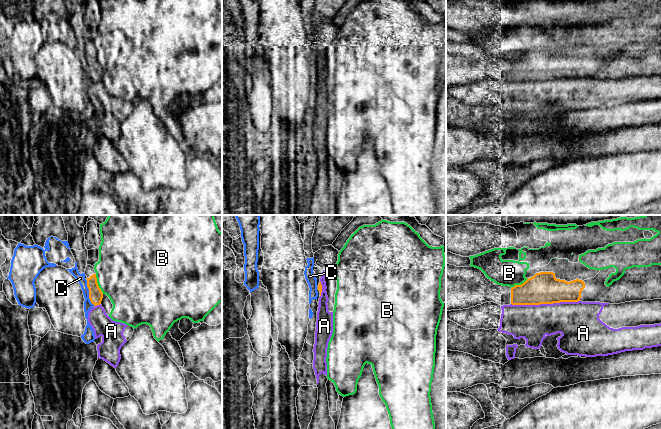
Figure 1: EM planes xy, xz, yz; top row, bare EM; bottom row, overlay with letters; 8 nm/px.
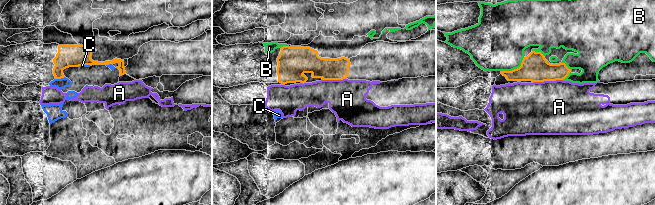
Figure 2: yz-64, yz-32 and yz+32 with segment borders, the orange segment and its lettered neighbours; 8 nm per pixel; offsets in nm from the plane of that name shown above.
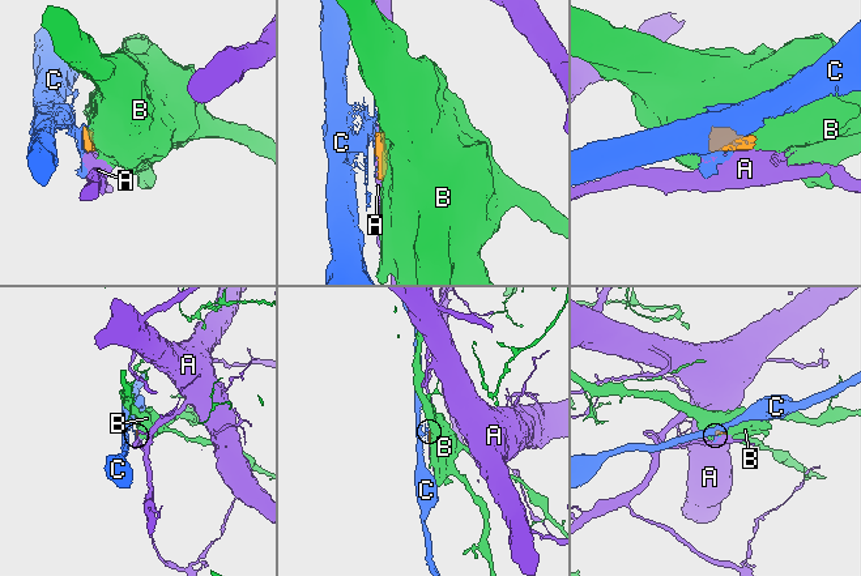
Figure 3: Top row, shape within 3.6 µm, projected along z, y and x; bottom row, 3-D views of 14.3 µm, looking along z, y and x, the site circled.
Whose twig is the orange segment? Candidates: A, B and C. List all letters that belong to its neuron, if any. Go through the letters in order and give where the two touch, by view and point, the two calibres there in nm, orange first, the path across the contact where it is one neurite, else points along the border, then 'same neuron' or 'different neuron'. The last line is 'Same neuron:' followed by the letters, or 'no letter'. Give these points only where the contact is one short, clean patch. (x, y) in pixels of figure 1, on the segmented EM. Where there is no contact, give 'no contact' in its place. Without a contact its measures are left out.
A: meets orange in yz at (545, 303); 260 nm thick on the orange side, 280 nm on the other; different neuron
B: meets orange in xy at (97, 284); 110 nm thick on the orange side, 480 nm on the other; different neuron
C: meets orange in xy at (89, 292); 110 nm thick on the orange side, 70 nm on the other; different neuron
Same neuron: no letter

